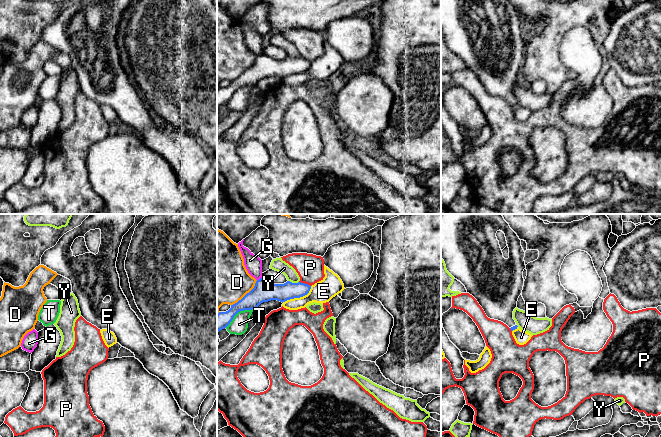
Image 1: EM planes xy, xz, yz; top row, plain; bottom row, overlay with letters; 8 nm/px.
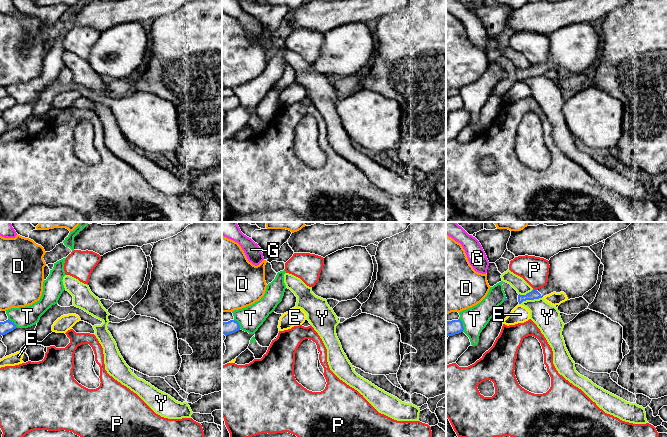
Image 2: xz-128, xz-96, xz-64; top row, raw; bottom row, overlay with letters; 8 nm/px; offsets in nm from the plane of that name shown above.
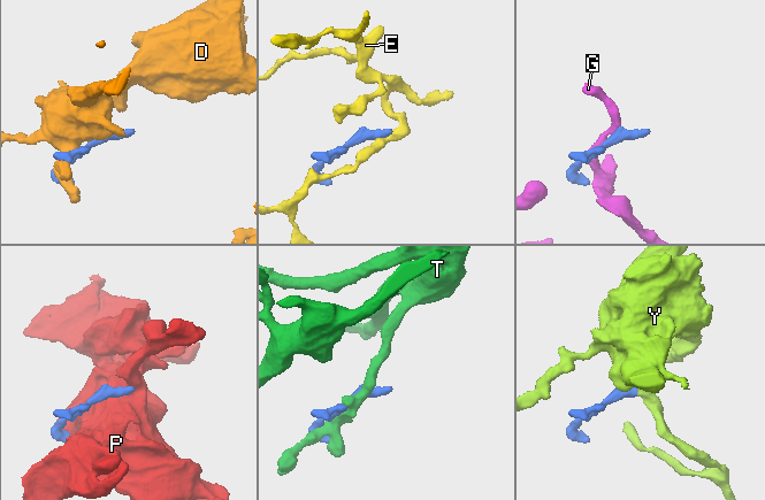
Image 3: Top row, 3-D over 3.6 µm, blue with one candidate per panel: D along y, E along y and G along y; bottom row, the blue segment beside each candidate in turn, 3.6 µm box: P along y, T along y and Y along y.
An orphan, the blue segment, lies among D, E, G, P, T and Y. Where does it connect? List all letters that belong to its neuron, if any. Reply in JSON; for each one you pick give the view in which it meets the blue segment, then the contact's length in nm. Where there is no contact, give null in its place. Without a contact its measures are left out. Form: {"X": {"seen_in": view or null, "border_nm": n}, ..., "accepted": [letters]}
{"accepted": []}

